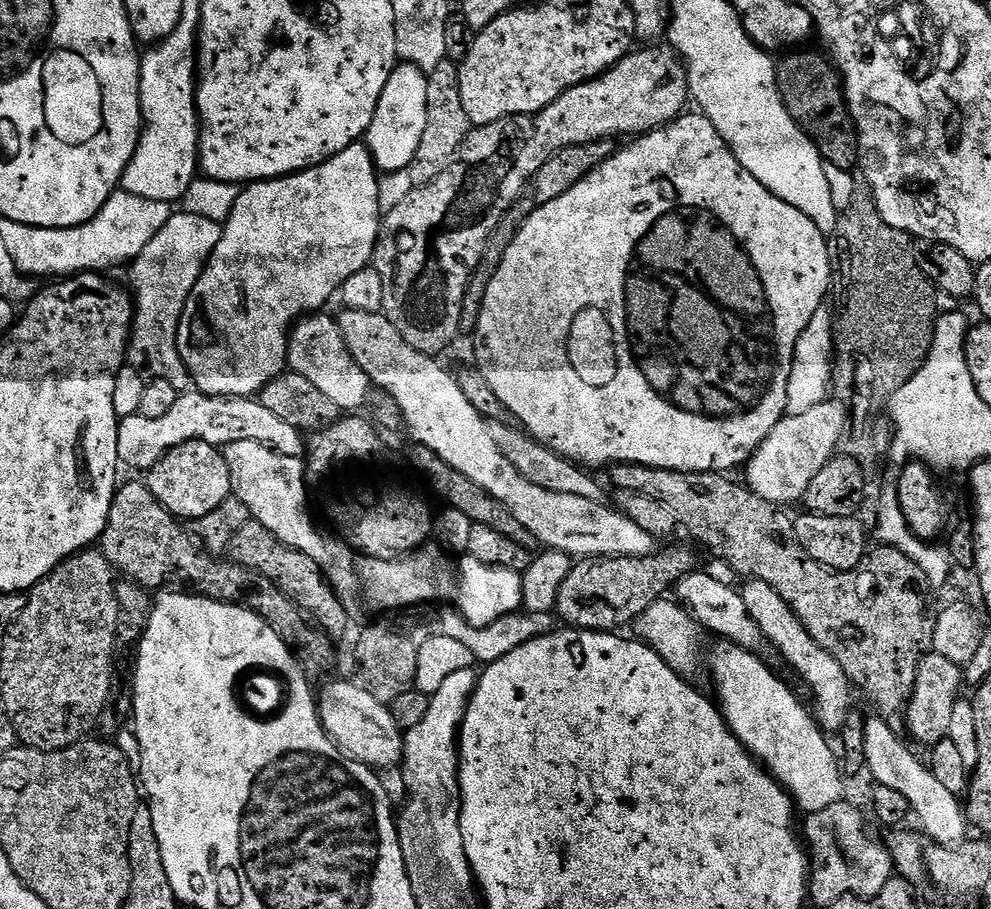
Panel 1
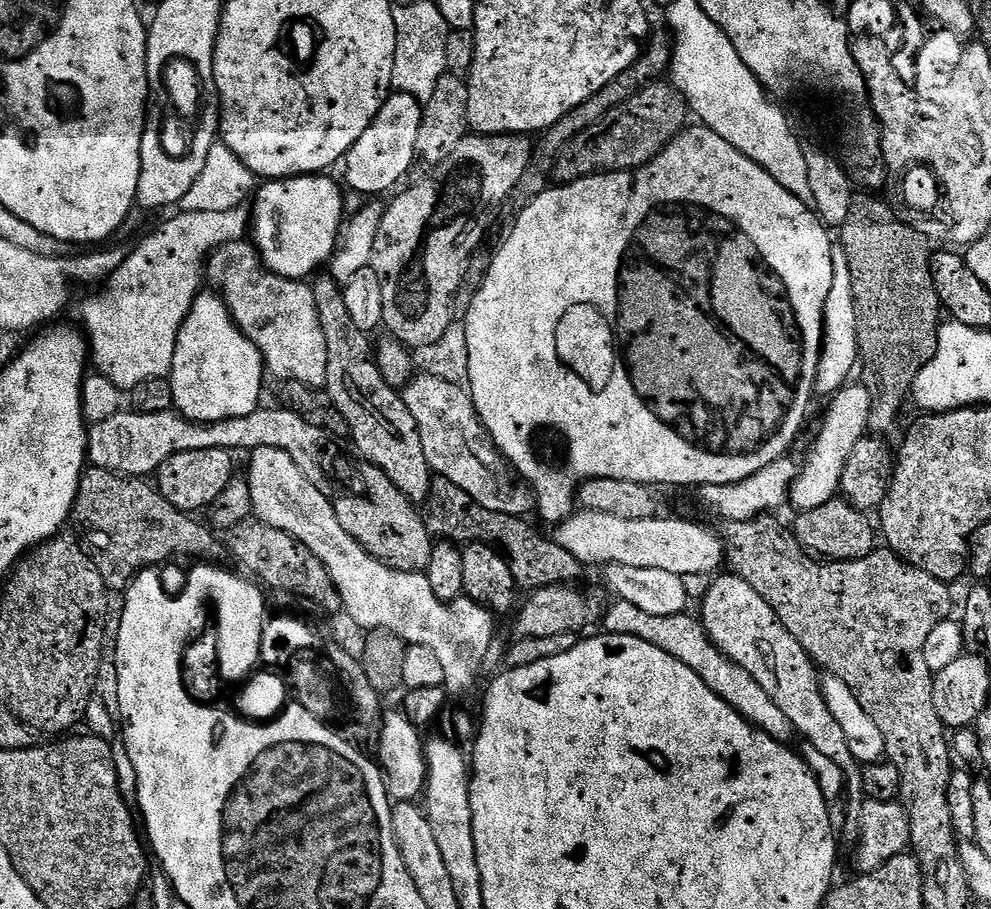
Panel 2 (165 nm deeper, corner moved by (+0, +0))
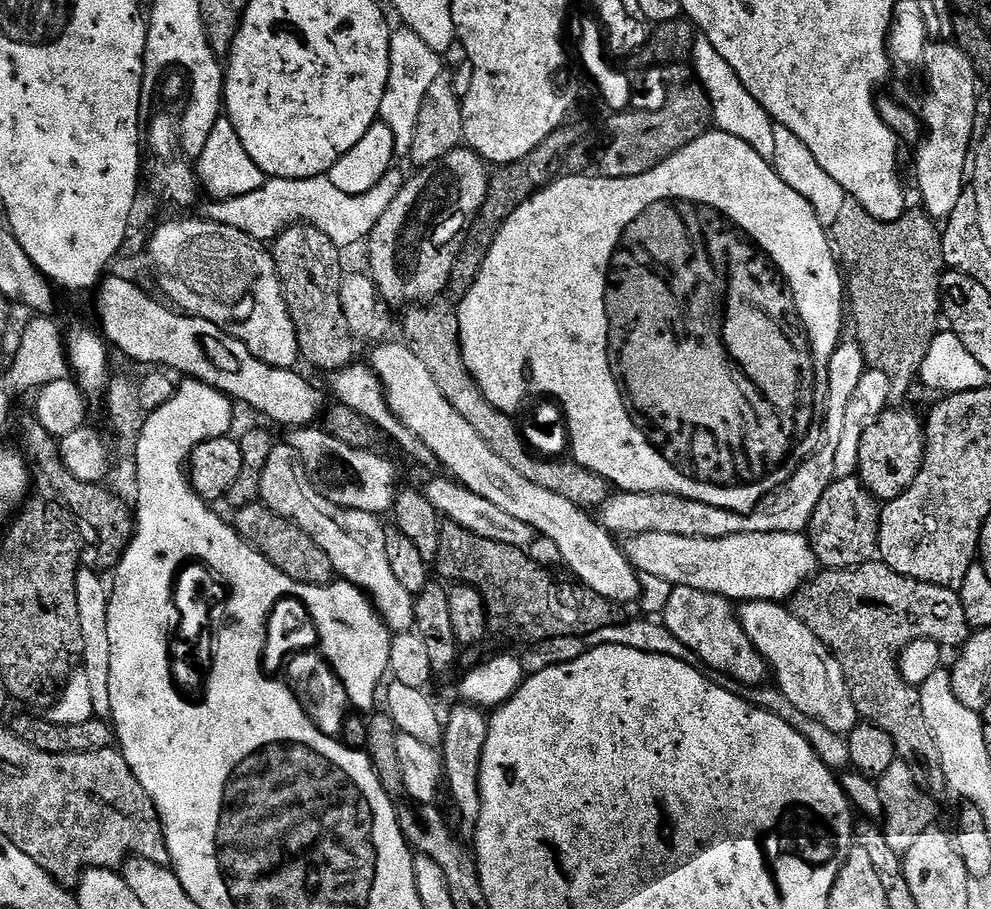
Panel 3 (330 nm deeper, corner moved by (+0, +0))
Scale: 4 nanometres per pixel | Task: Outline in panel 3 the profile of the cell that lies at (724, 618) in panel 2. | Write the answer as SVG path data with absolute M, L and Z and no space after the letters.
M676 586L673 587L669 601L662 605L662 612L664 628L670 630L670 634L682 642L682 646L689 648L705 669L725 672L730 679L737 680L740 686L760 686L767 681L764 679L769 679L768 664L744 633L737 609L726 597Z

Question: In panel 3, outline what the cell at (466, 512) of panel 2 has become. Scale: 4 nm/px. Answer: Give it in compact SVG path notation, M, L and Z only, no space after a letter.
M451 522L441 527L434 568L440 571L441 581L471 584L480 593L492 632L501 632L512 640L528 640L524 642L529 645L563 636L583 638L622 620L621 609L613 600L594 594L594 590L567 575L555 580L553 569L534 562L525 549L478 538Z

